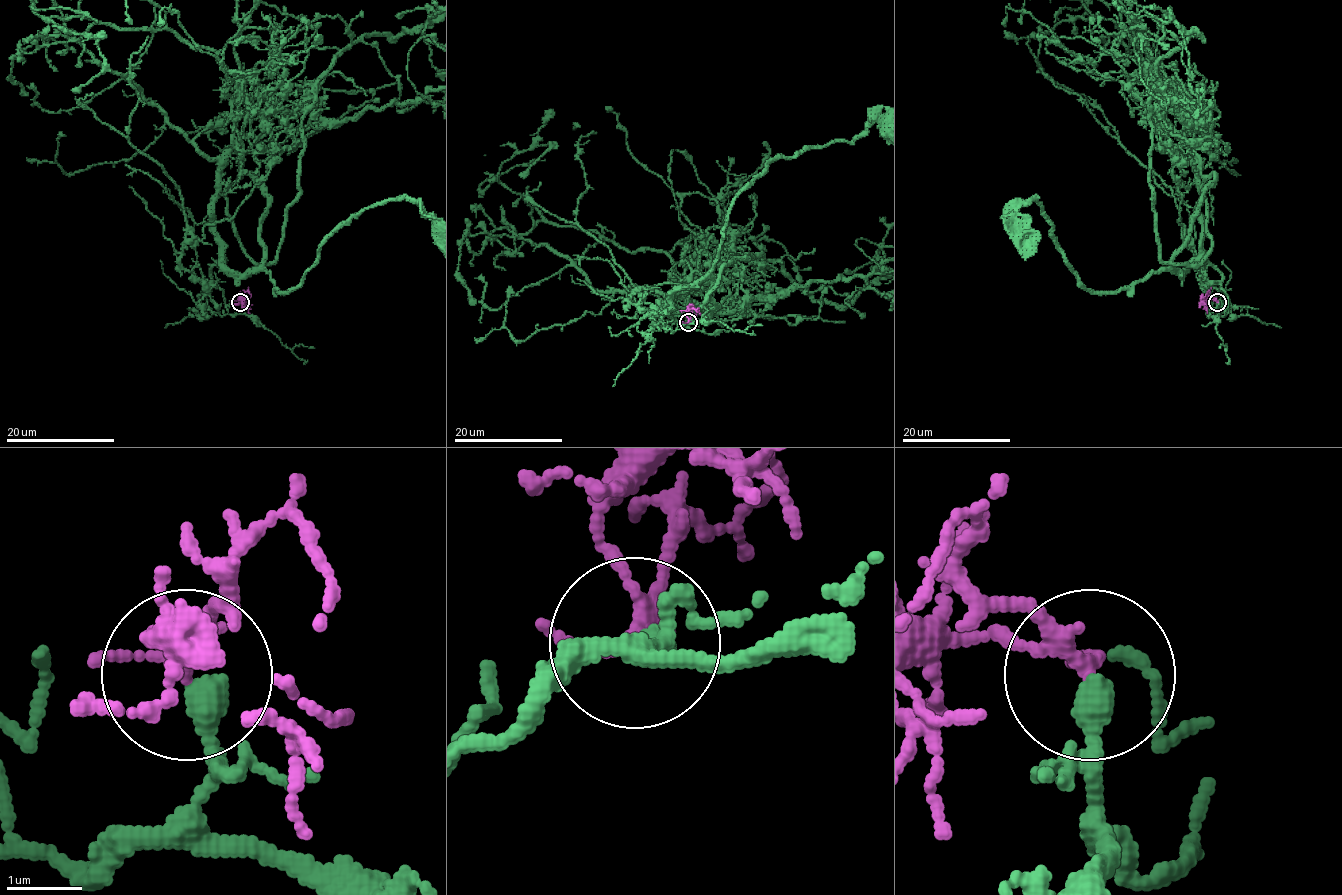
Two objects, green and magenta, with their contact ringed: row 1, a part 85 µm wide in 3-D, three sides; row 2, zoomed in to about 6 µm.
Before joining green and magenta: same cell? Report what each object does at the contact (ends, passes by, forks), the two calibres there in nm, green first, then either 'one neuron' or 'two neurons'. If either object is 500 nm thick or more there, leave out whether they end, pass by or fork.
green ends; magenta forks; calibres 360 and 140 nm; one neuron

